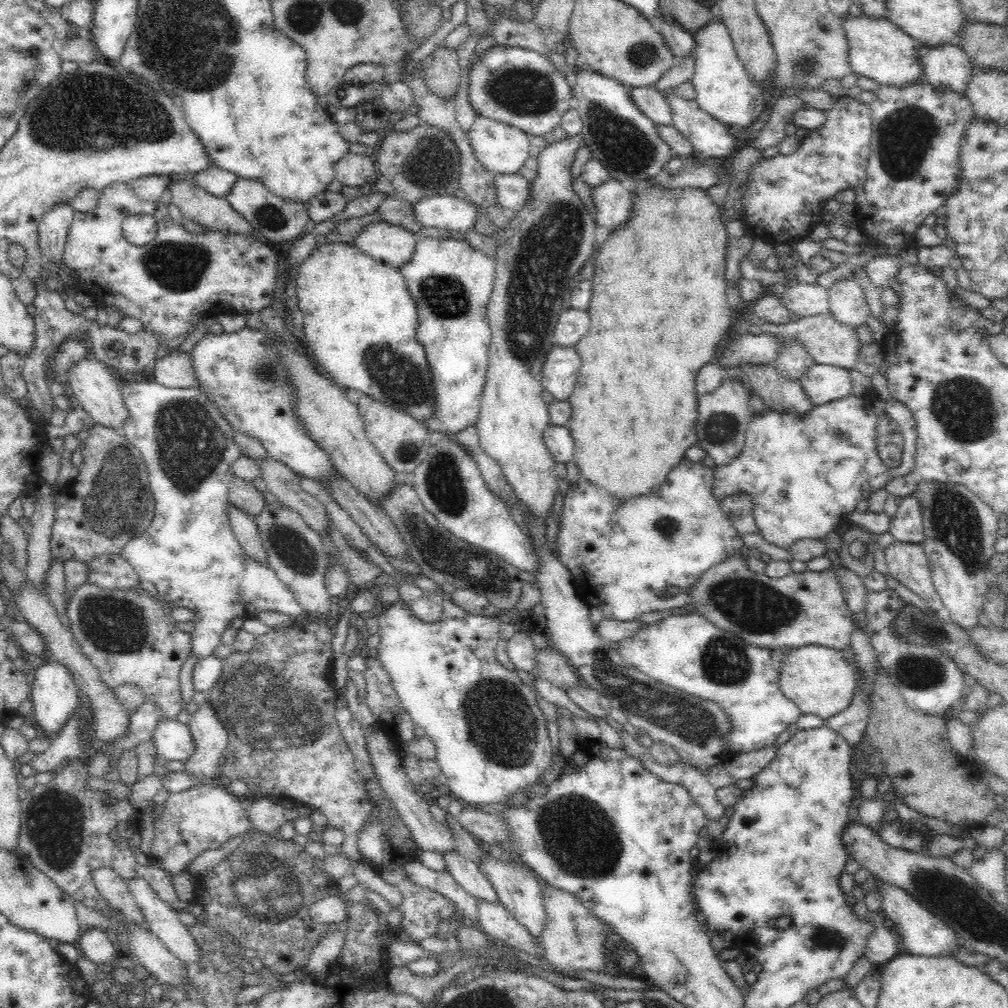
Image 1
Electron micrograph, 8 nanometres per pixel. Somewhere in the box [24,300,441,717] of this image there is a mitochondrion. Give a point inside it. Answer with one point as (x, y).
(113, 505)

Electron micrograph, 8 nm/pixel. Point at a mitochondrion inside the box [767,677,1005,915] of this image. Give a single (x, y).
(871, 760)

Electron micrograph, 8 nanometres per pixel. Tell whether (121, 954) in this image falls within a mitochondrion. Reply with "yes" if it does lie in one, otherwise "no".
no

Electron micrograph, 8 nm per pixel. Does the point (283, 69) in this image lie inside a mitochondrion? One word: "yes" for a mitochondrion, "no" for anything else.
no

